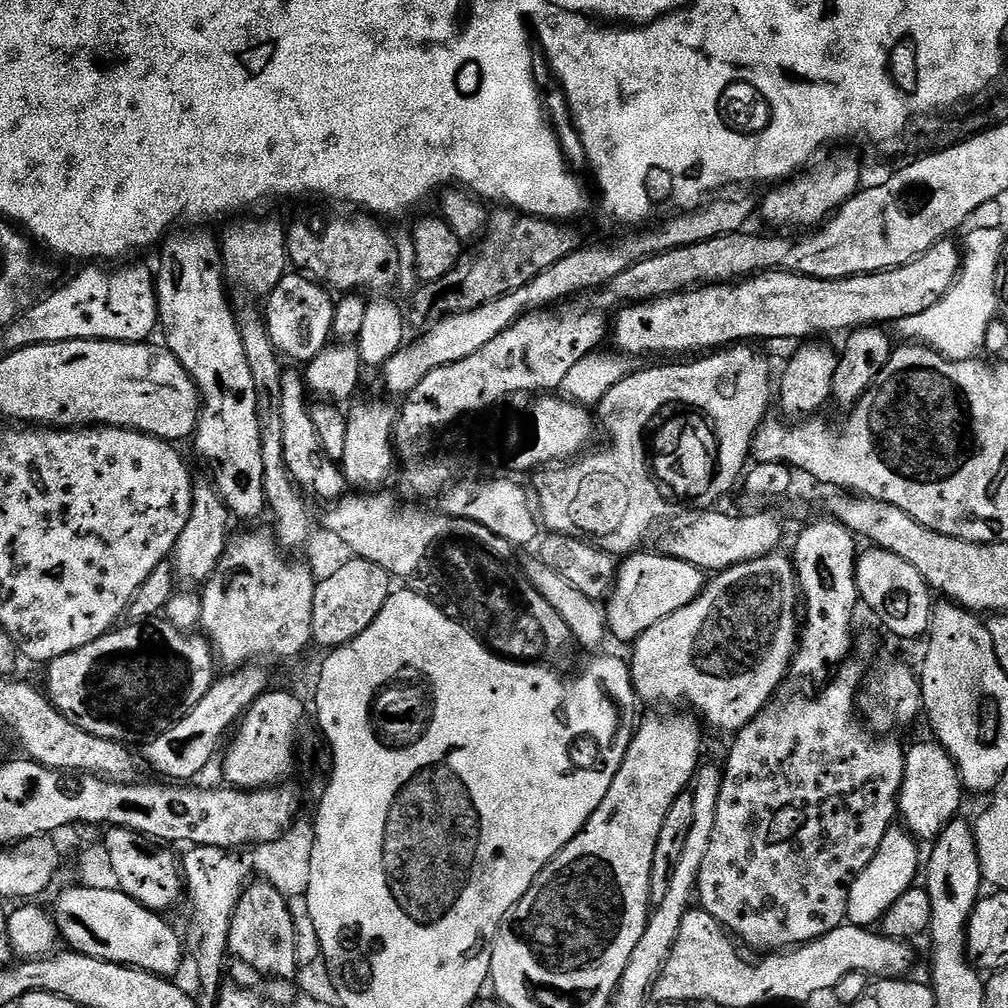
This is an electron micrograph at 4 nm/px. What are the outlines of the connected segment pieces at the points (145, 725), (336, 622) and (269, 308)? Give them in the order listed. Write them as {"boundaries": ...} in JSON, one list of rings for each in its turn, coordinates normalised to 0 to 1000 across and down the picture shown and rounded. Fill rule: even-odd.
{"boundaries":[[[[162,613],[154,617],[125,619],[69,649],[62,649],[62,653],[47,656],[46,659],[46,689],[49,696],[73,720],[85,724],[85,728],[111,734],[114,738],[123,738],[127,734],[146,736],[152,730],[169,724],[169,720],[173,720],[182,710],[188,708],[188,704],[192,704],[196,696],[200,696],[204,685],[208,685],[210,676],[216,671],[216,667],[210,664],[210,640],[201,630],[181,628]]],[[[352,553],[332,570],[313,578],[312,603],[309,605],[309,629],[311,638],[321,645],[336,643],[345,639],[363,622],[379,605],[389,588],[389,572],[377,562],[359,554]]],[[[283,272],[272,284],[272,288],[264,295],[263,306],[260,306],[262,322],[266,327],[266,336],[270,339],[270,344],[283,358],[291,357],[294,363],[305,363],[327,340],[329,331],[330,312],[332,297],[330,291],[322,283],[307,276],[302,272]]]]}

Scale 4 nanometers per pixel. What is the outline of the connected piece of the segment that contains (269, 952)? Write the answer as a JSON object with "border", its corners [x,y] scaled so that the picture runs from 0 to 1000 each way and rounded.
{"border":[[[253,876],[243,880],[234,902],[230,904],[226,943],[231,949],[234,947],[244,959],[262,968],[275,968],[278,974],[289,973],[295,967],[296,955],[293,950],[292,914],[285,902],[285,892],[267,877]]]}

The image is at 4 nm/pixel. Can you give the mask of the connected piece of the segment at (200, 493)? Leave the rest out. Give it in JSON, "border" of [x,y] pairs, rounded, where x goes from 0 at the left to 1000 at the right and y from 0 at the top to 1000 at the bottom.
{"border":[[[198,478],[191,479],[188,514],[185,518],[185,522],[181,522],[181,530],[177,534],[174,544],[171,545],[171,551],[169,553],[174,563],[174,574],[176,576],[181,577],[181,575],[184,575],[187,578],[184,580],[194,581],[190,579],[195,579],[195,581],[198,581],[210,572],[212,565],[216,562],[216,558],[222,552],[222,545],[225,543],[228,534],[226,516],[228,517],[226,503],[220,498],[220,494],[215,490],[213,483],[206,478],[203,478],[203,480],[198,480]]]}

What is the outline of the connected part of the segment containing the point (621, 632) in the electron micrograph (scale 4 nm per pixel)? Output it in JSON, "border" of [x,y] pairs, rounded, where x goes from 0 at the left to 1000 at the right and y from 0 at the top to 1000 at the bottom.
{"border":[[[636,546],[618,553],[611,564],[611,580],[601,596],[601,623],[615,635],[630,637],[649,617],[665,613],[677,601],[685,601],[693,593],[700,578],[699,564],[677,558],[668,552]]]}

